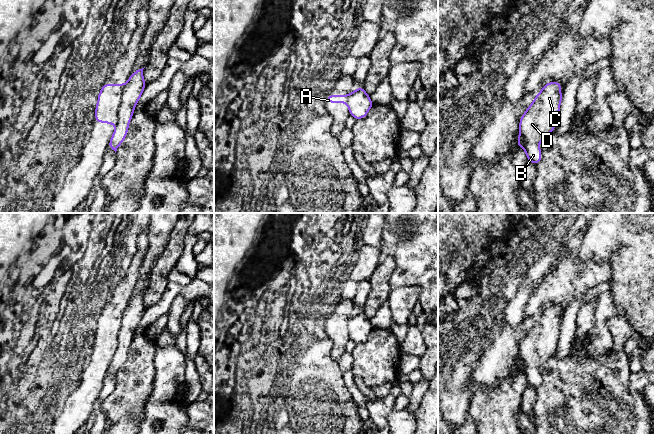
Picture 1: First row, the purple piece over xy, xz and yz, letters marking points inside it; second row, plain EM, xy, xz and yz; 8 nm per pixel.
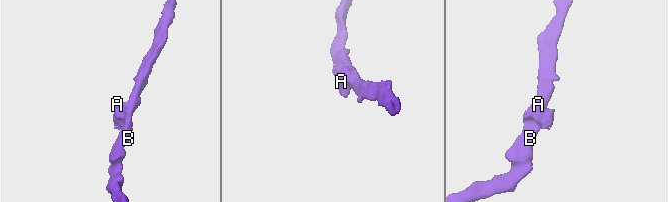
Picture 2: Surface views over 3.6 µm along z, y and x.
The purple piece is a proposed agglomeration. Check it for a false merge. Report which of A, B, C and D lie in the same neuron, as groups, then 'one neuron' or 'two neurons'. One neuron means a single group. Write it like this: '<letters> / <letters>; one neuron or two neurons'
A / B C D; two neurons

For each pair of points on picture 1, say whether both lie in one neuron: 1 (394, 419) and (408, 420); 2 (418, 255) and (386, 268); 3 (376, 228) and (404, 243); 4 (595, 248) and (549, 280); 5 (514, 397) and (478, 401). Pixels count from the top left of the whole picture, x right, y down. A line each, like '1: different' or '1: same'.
1: same
2: different
3: different
4: different
5: same

